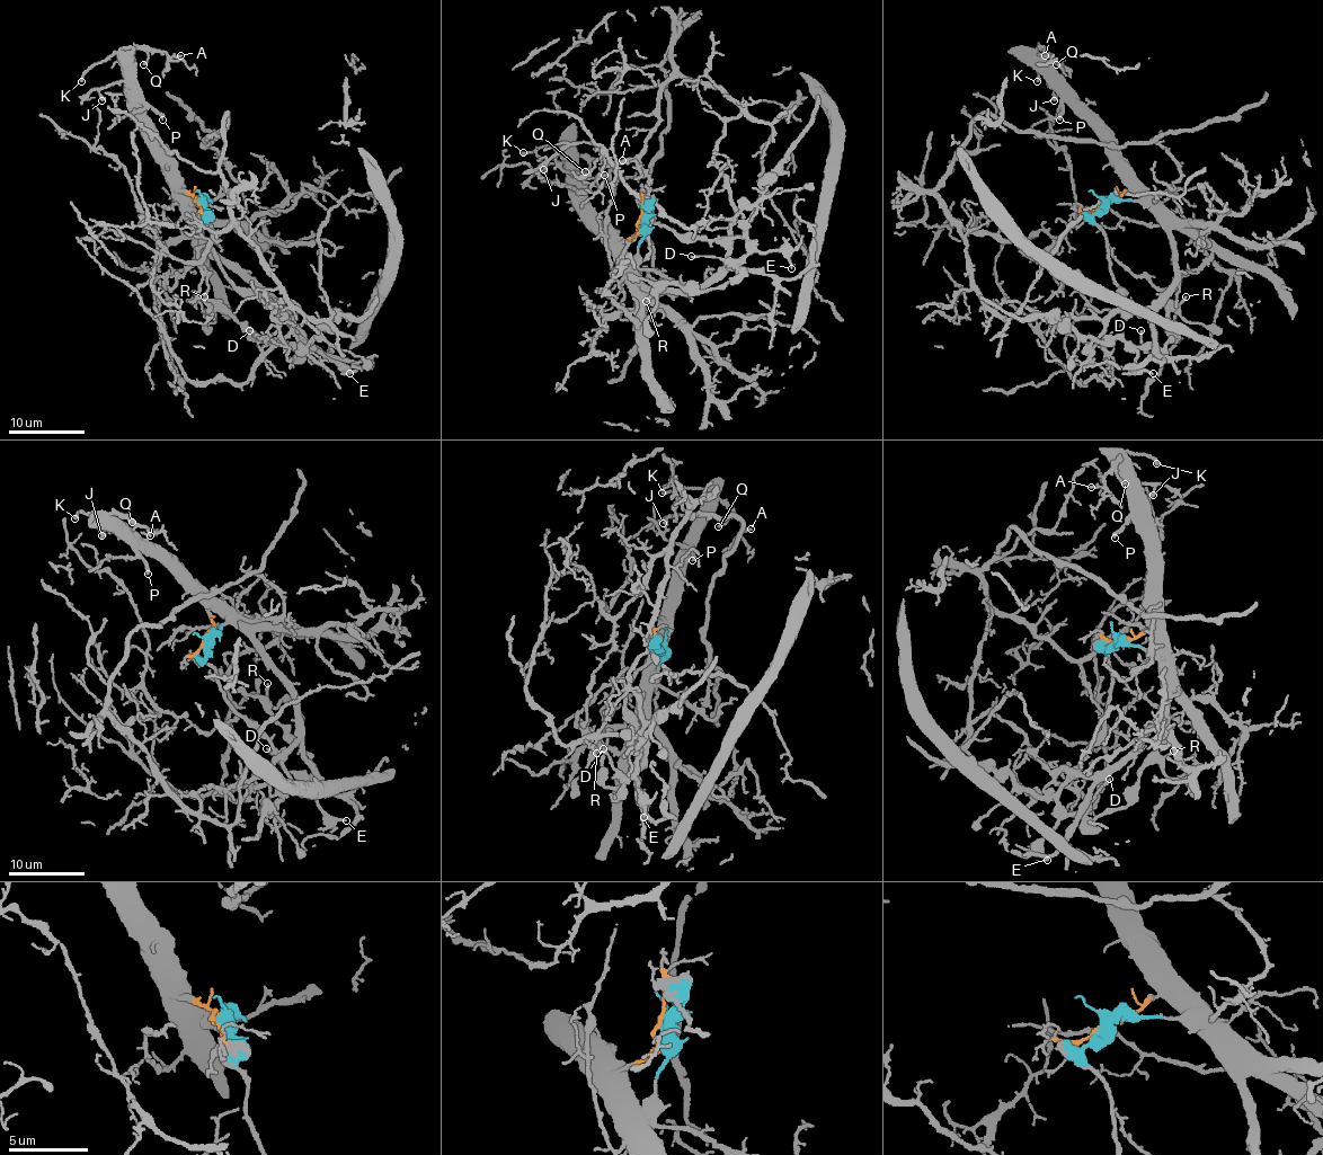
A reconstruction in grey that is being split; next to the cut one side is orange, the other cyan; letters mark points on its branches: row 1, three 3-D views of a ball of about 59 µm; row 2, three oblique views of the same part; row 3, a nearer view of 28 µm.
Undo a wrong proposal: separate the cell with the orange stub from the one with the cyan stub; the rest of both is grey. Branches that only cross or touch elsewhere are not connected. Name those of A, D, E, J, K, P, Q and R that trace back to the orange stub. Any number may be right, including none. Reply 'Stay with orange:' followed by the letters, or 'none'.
Stay with orange: A, J, K, P, Q

